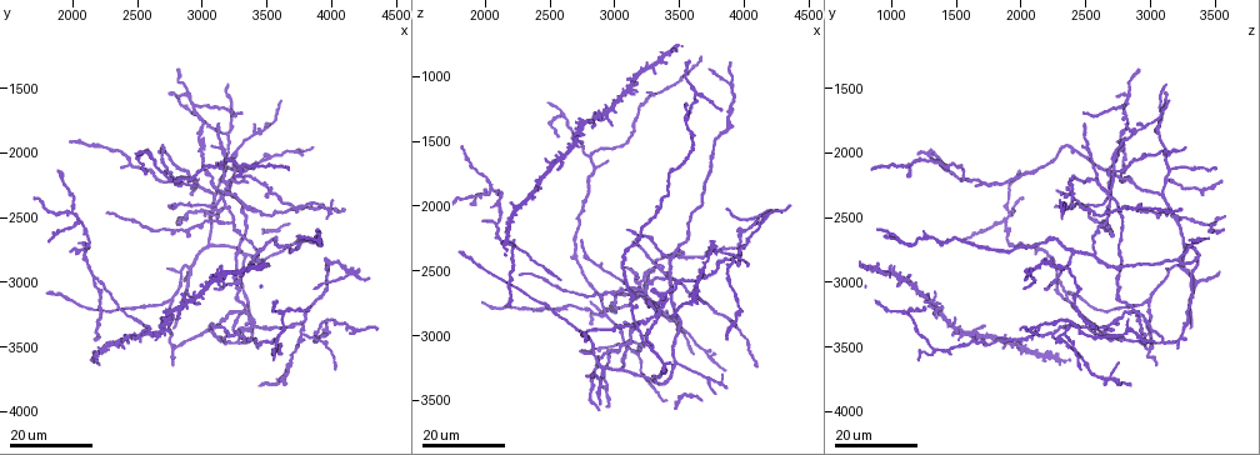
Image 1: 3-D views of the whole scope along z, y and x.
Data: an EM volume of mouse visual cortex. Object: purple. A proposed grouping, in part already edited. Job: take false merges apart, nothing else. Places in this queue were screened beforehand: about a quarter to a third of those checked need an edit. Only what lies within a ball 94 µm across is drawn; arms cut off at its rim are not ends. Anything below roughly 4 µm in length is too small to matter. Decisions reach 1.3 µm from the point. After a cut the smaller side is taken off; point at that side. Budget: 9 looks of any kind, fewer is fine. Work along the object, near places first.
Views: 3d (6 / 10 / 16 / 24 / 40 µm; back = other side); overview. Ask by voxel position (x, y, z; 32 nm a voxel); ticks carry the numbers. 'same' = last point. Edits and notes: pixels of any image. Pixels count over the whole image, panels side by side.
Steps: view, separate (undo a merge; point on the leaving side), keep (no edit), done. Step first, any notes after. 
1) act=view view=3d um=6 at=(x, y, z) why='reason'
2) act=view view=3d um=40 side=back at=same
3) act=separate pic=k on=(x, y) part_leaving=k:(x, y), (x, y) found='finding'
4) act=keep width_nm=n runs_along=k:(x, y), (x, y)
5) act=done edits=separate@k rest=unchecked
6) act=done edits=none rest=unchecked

act=view view=3d um=24 at=(3960, 2460, 2320) why='small branch off a trunk'

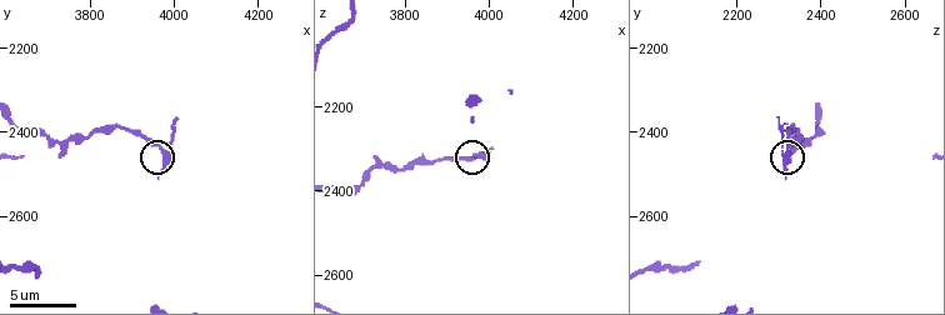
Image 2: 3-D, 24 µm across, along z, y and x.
act=view view=3d um=6 at=(3975, 2445, 2315) why='zoom in'

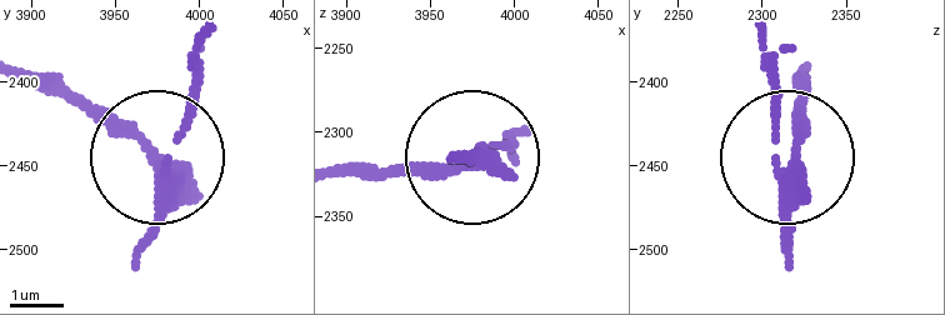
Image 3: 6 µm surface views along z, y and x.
act=keep width_nm=280 runs_along=3:(31, 74), (165, 154), (205, 29) found='all the same neuron'

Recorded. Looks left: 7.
act=view view=3d um=16 at=(3320, 3240, 2880) why='three-way junction'

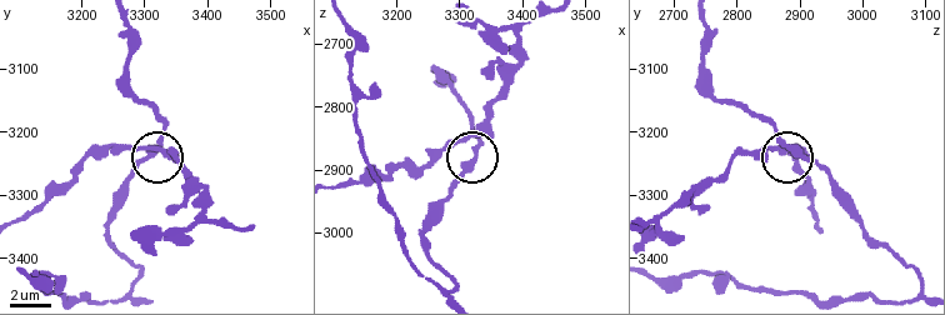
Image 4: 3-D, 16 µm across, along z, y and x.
act=view view=3d um=6 at=(3300, 3220, 2855)

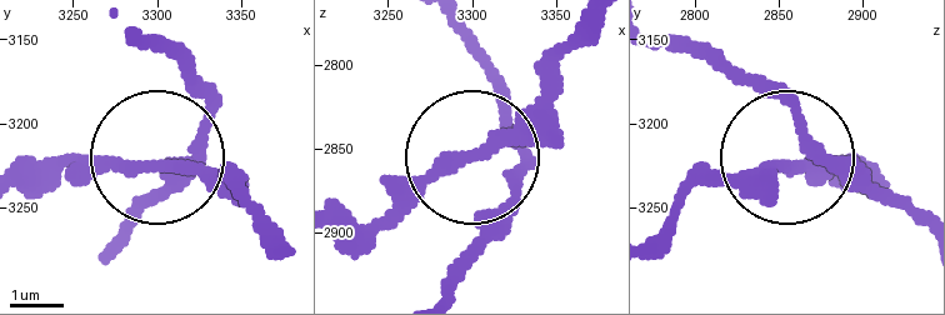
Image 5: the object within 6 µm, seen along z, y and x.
act=keep width_nm=200 runs_along=5:(920, 228), (813, 156), (695, 183) found='one neuron here'

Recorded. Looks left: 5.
act=view view=3d um=24 at=(2820, 2220, 1600) why='branch point'

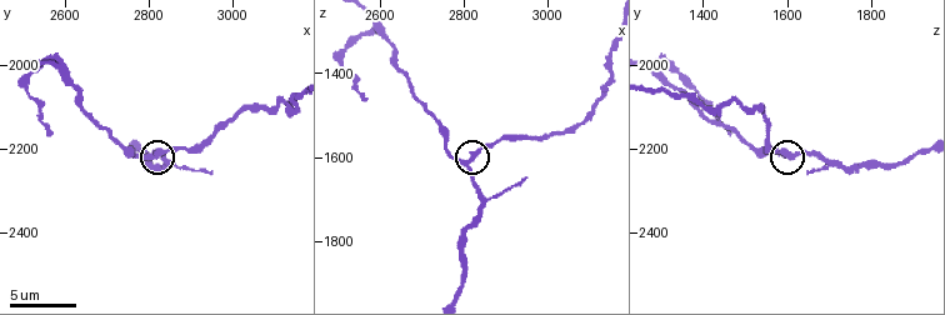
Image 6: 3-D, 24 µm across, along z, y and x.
act=view view=3d um=10 at=(2810, 2215, 1610)

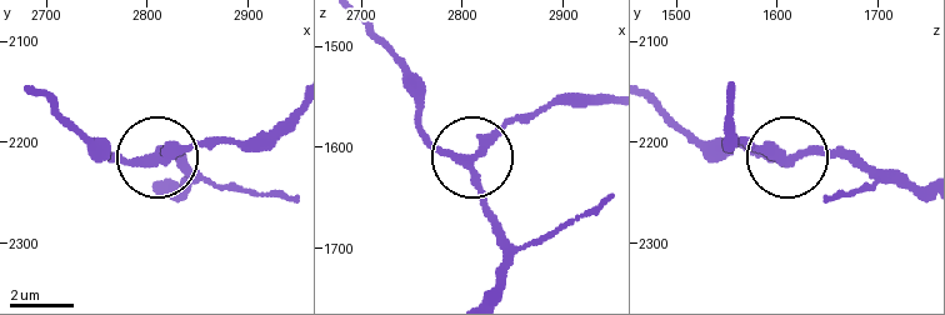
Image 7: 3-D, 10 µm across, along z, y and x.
act=keep side_arm_um=26 found='one neuron here'

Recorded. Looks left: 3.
act=view view=3d um=24 at=(3440, 2780, 2560) why='three-way junction'

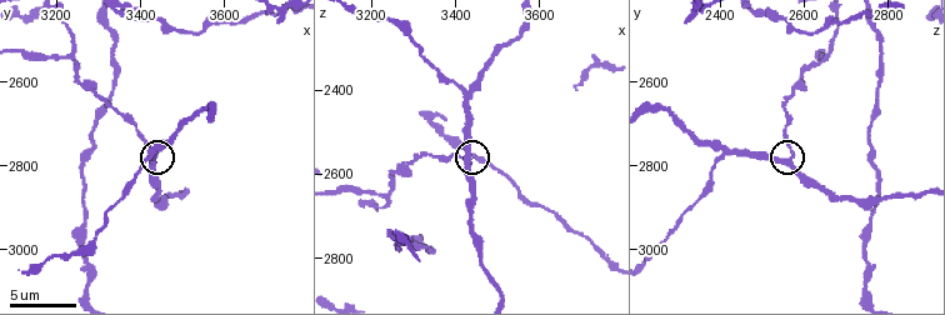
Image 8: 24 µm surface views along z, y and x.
act=view view=3d um=6 at=(3430, 2790, 2570) why='closer look'

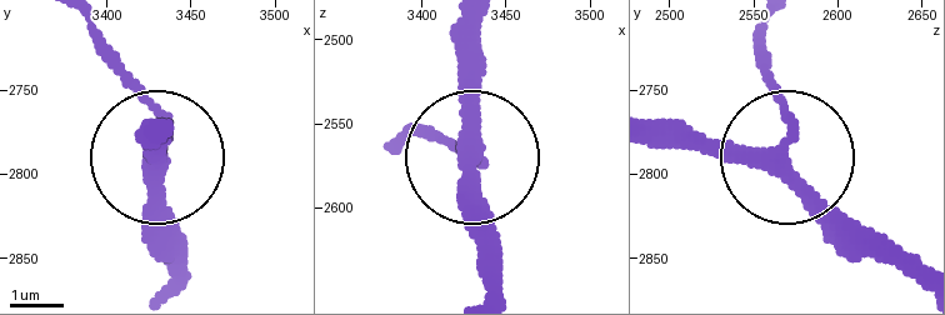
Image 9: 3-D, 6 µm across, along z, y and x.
act=keep width_nm=270 runs_along=9:(483, 285), (469, 20) found='one neuron here'

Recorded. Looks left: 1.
act=done edits=none rest=unchecked

